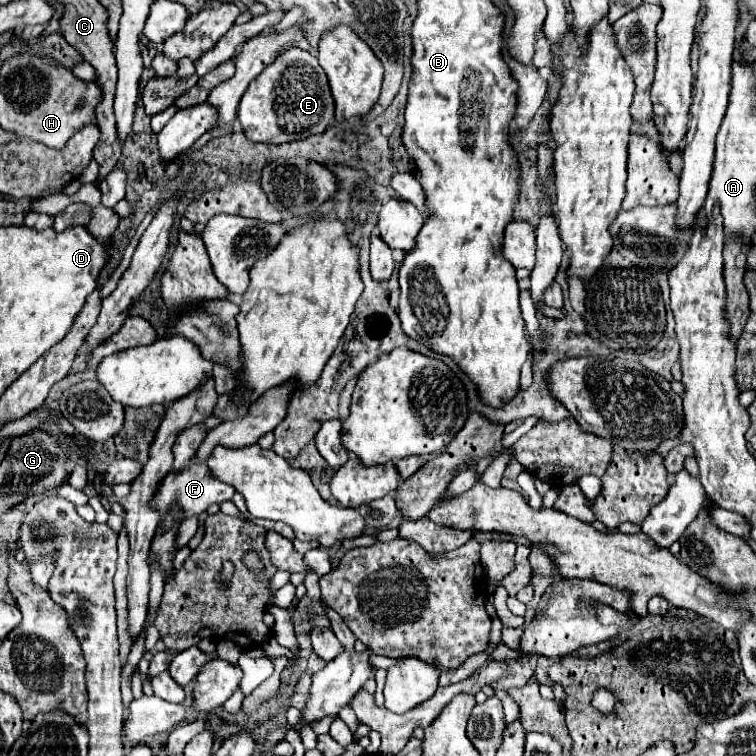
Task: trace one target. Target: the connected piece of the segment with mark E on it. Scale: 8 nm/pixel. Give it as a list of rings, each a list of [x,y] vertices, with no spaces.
[[[290,48],[278,56],[246,88],[238,106],[238,120],[246,138],[262,144],[284,144],[324,132],[334,120],[334,98],[316,56],[300,48]]]

